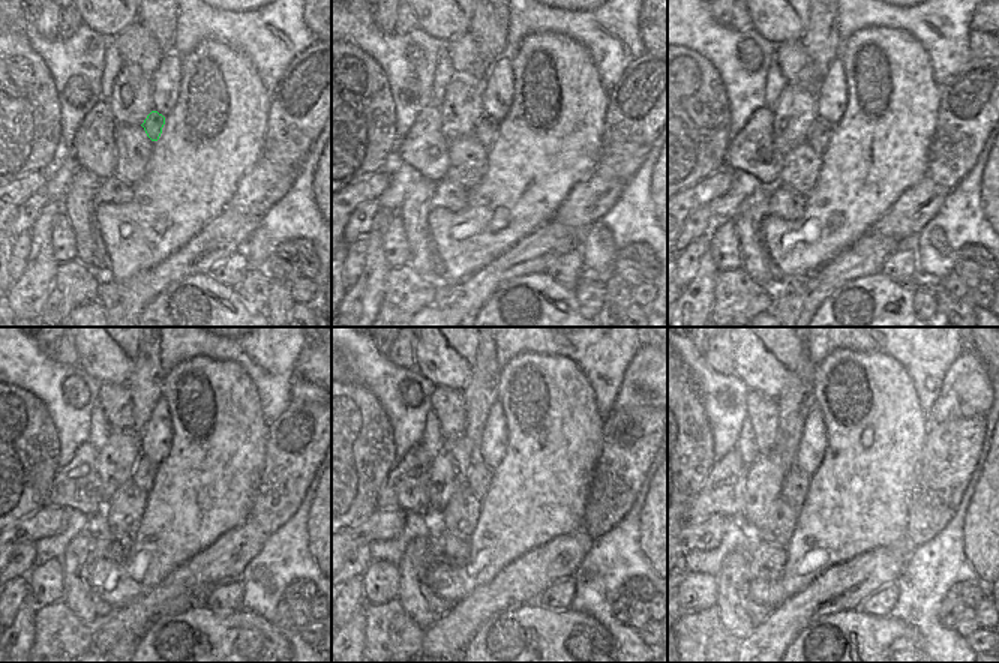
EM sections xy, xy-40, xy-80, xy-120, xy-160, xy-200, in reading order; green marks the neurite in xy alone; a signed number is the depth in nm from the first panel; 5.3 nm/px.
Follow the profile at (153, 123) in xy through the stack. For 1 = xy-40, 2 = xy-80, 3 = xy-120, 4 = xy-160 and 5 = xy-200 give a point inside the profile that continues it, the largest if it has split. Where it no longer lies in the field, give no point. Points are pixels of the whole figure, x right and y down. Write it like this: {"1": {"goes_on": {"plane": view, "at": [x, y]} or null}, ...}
{"1": {"goes_on": {"plane": "xy-40", "at": [486, 129]}}, "2": {"goes_on": {"plane": "xy-80", "at": [819, 134]}}, "3": {"goes_on": {"plane": "xy-120", "at": [144, 473]}}, "4": {"goes_on": {"plane": "xy-160", "at": [479, 477]}}, "5": {"goes_on": {"plane": "xy-200", "at": [797, 483]}}}

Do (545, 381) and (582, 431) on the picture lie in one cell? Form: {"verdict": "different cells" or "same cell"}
{"verdict": "same cell"}

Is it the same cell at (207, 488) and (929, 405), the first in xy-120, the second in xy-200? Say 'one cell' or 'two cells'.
two cells

